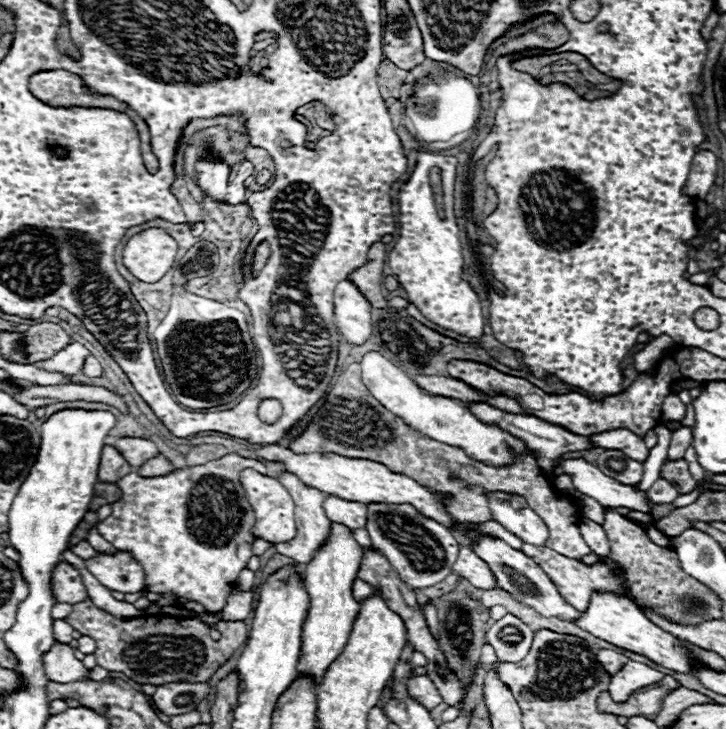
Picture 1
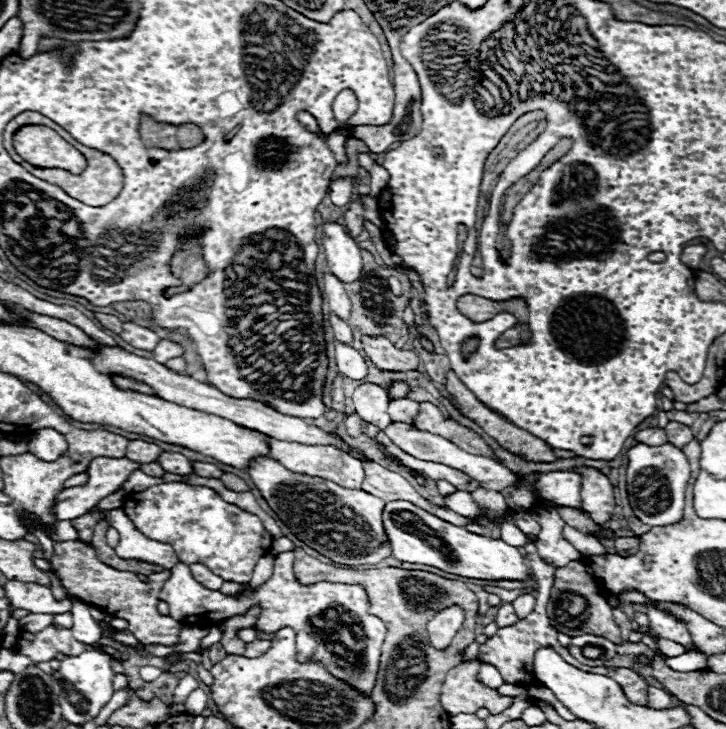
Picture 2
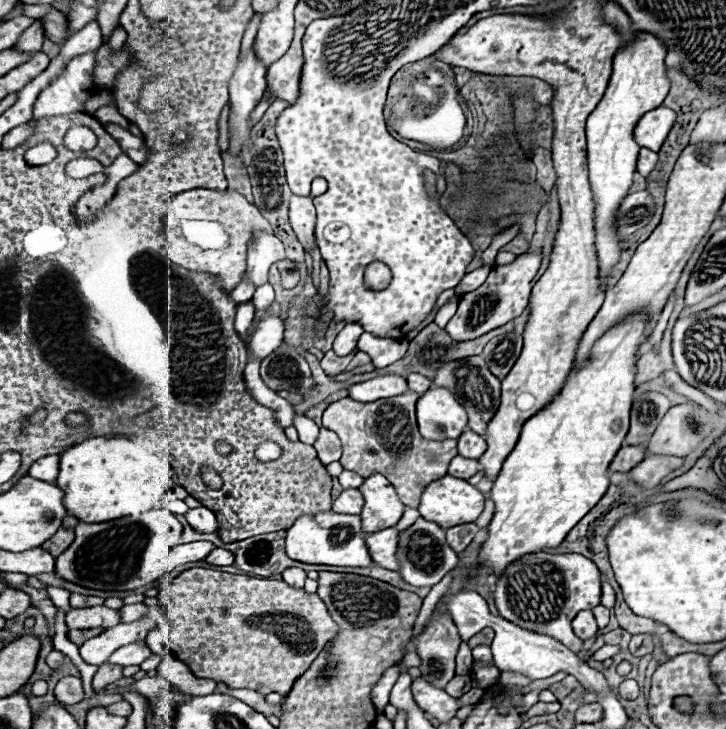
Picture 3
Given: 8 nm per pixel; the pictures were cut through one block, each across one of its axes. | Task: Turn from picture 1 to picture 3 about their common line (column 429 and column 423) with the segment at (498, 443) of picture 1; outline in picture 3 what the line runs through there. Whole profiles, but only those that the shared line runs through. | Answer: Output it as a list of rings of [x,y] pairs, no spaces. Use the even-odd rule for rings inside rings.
[[[430,388],[416,402],[420,434],[428,440],[458,438],[466,428],[466,410],[448,388]]]

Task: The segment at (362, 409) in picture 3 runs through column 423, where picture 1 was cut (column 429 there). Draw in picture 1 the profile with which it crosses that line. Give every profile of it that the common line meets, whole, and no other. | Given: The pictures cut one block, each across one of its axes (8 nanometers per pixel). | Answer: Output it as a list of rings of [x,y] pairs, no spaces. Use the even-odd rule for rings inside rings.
[[[350,364],[346,372],[338,376],[326,396],[326,406],[328,408],[318,410],[302,436],[290,440],[292,450],[336,452],[348,458],[364,458],[384,464],[386,468],[416,480],[420,486],[434,494],[448,494],[450,500],[446,502],[446,512],[452,516],[454,522],[492,520],[492,514],[488,510],[488,492],[518,494],[528,502],[532,510],[536,510],[536,514],[548,526],[548,548],[574,560],[580,560],[582,556],[592,552],[578,530],[582,518],[578,500],[558,492],[546,478],[544,470],[536,464],[532,454],[518,454],[508,466],[490,466],[472,460],[462,448],[422,436],[420,432],[412,430],[402,418],[394,416],[390,410],[384,410],[384,406],[366,390],[360,376],[360,364]]]

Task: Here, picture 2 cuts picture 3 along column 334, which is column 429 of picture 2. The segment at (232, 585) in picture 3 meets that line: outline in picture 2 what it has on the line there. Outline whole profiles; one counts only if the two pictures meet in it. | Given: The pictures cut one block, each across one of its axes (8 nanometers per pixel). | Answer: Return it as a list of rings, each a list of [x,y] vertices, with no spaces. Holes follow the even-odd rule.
[[[450,606],[444,608],[436,614],[436,618],[432,618],[428,622],[428,636],[434,648],[446,648],[454,634],[460,630],[464,622],[464,610],[460,606]]]

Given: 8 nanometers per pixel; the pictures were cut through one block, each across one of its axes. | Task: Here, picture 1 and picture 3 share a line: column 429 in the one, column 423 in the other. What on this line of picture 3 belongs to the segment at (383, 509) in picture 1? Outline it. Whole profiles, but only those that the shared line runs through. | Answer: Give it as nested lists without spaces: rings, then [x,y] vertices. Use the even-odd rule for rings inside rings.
[[[418,518],[410,528],[402,530],[398,534],[398,548],[396,548],[396,554],[398,554],[398,574],[412,586],[436,586],[442,576],[446,572],[450,572],[452,568],[456,568],[458,564],[458,556],[456,552],[448,546],[446,542],[446,532],[444,528],[440,528],[436,522],[428,522],[424,518]]]

